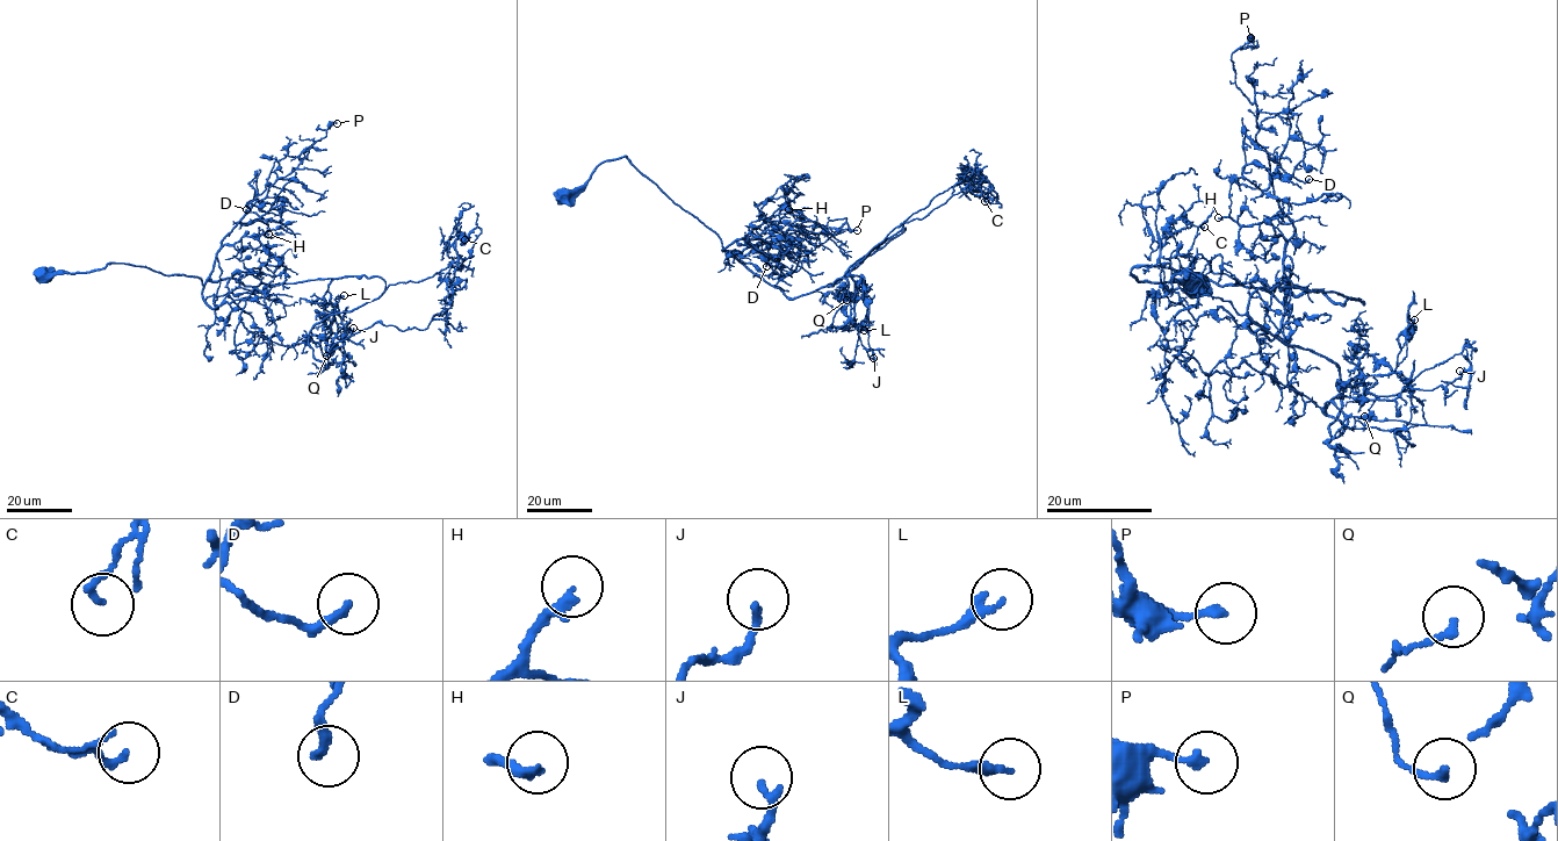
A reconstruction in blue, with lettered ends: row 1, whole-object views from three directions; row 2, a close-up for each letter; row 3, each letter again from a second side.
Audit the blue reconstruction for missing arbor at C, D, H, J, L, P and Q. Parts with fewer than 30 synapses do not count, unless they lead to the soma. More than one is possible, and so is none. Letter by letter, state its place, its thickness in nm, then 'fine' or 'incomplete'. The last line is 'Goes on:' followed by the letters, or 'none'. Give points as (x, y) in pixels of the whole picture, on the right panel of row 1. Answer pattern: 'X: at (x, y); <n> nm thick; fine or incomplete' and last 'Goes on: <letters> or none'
C: at (1204, 227); 180 nm thick; fine
D: at (1308, 179); 240 nm thick; fine
H: at (1218, 217); 220 nm thick; incomplete
J: at (1459, 371); 190 nm thick; fine
L: at (1414, 320); 200 nm thick; fine
P: at (1250, 37); 180 nm thick; fine
Q: at (1364, 416); 180 nm thick; fine
Goes on: H

